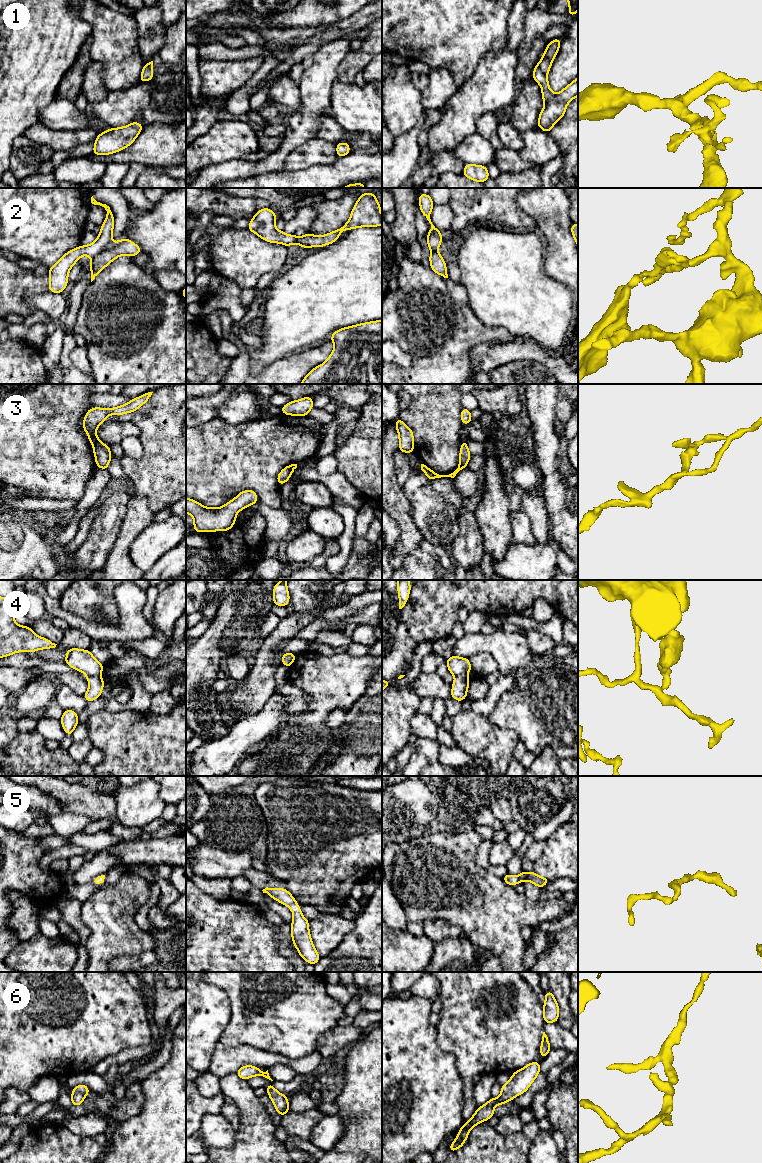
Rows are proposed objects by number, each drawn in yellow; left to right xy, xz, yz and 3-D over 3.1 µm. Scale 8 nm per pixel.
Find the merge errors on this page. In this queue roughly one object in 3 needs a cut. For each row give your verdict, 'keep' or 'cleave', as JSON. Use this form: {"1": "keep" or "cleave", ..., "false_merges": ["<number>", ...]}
{"1": "keep", "2": "cleave", "3": "keep", "4": "cleave", "5": "keep", "6": "keep", "false_merges": ["2", "4"]}

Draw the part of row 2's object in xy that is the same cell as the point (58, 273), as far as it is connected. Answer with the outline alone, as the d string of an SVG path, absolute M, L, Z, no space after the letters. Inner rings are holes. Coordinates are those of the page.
M93 196L91 197L91 203L94 205L100 205L107 211L107 217L101 225L101 232L93 243L72 249L65 253L52 267L49 268L48 275L50 282L48 291L50 292L63 292L68 285L69 271L81 256L87 255L93 258L113 244L112 232L114 229L114 216L112 210L106 204L97 202Z

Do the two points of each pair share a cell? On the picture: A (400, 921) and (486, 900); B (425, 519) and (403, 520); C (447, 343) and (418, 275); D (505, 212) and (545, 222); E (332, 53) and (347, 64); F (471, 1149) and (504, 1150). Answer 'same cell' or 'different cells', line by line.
A: different cells
B: different cells
C: same cell
D: different cells
E: different cells
F: same cell

